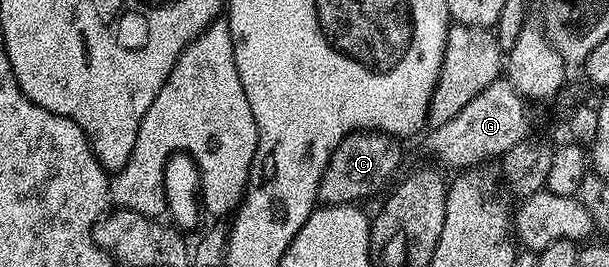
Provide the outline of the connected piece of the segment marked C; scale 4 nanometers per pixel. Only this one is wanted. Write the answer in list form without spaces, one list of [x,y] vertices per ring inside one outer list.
[[[376,130],[353,132],[344,136],[339,146],[335,146],[321,175],[317,187],[318,201],[322,205],[357,204],[364,196],[379,191],[389,179],[394,179],[393,174],[401,164],[401,148],[397,144],[400,143],[394,137]]]

